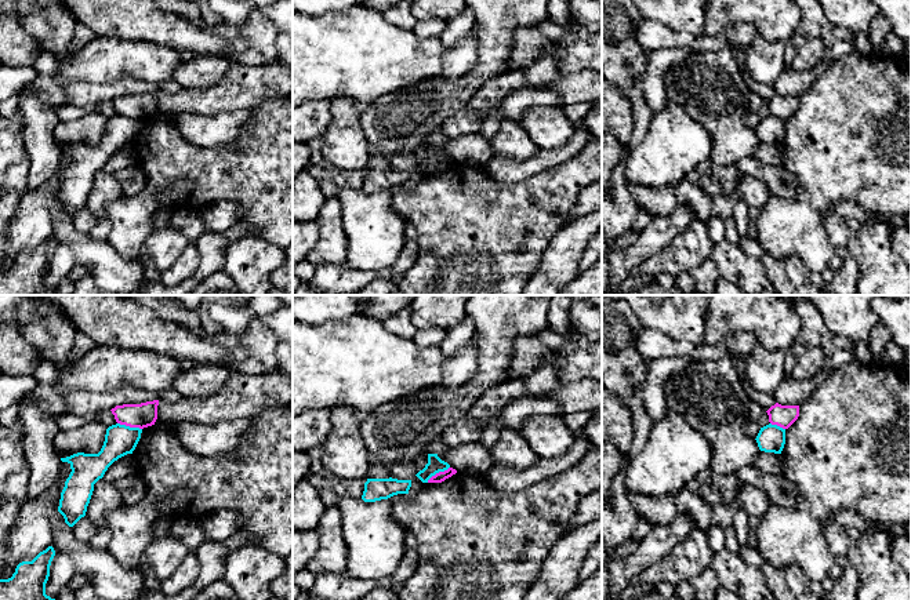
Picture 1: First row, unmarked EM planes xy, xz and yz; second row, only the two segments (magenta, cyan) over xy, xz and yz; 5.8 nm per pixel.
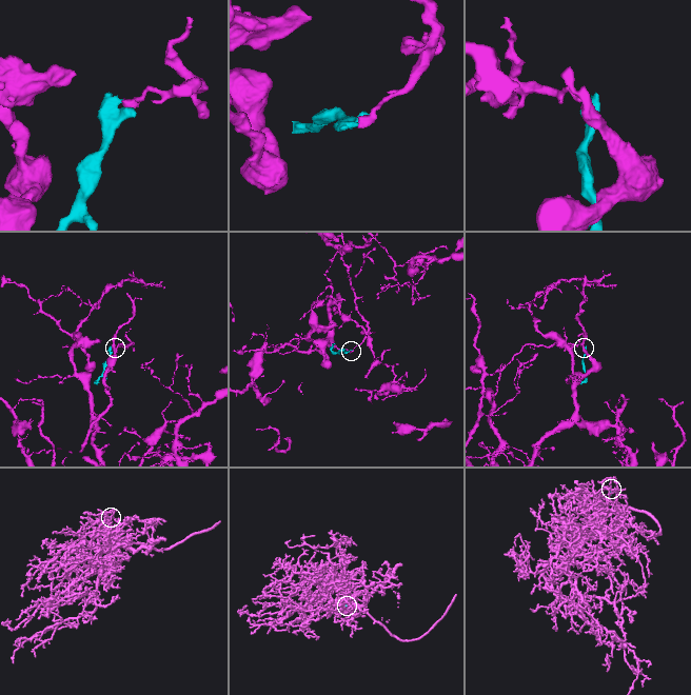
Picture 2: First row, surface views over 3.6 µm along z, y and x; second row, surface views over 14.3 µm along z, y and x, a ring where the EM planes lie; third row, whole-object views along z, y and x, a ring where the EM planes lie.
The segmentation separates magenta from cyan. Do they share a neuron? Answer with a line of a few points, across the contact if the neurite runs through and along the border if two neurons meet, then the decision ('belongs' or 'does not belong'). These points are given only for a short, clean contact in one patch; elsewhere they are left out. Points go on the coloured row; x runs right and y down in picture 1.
line xy (118, 422), (141, 429); does not belong

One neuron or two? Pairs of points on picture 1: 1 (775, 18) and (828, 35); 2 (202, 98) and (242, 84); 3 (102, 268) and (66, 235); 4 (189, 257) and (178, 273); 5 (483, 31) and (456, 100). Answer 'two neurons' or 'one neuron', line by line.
1: two neurons
2: one neuron
3: one neuron
4: one neuron
5: one neuron

